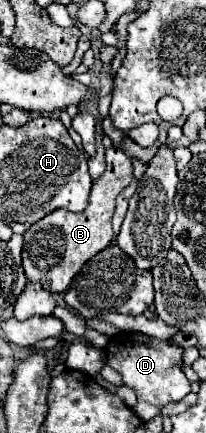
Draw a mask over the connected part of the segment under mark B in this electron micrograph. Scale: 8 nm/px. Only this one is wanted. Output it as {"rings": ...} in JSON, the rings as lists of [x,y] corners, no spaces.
{"rings":[[[106,148],[106,170],[98,180],[92,184],[92,194],[90,194],[90,204],[84,212],[70,212],[64,208],[58,208],[58,212],[50,212],[50,216],[44,216],[36,224],[32,224],[24,232],[24,250],[22,250],[22,262],[24,262],[24,272],[26,278],[32,282],[40,282],[48,292],[60,294],[64,292],[72,278],[78,274],[78,270],[98,252],[102,252],[106,246],[112,242],[112,214],[116,208],[116,196],[132,182],[132,162],[124,152],[118,152],[114,148]]]}

